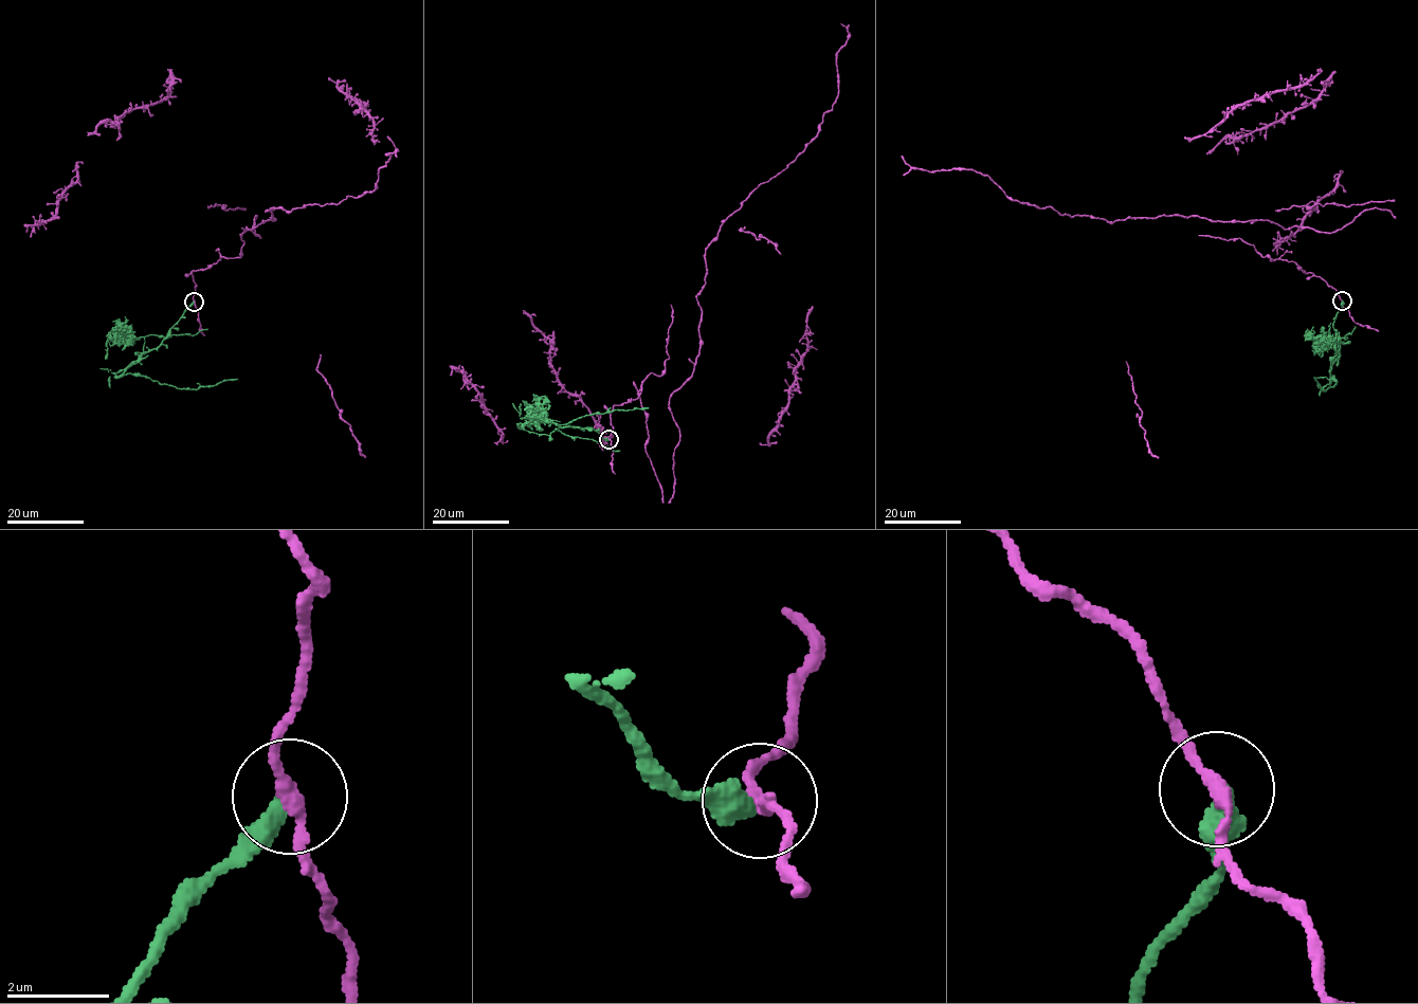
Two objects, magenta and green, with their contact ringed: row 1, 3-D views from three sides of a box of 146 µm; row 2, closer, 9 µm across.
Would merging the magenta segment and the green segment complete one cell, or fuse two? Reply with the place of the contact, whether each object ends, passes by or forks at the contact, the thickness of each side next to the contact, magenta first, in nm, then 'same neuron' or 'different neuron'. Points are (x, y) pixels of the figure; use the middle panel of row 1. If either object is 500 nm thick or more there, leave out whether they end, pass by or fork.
at (608, 439); magenta passes by; green ends there; 240 nm thick on the magenta side, 440 nm on the other; different neuron

